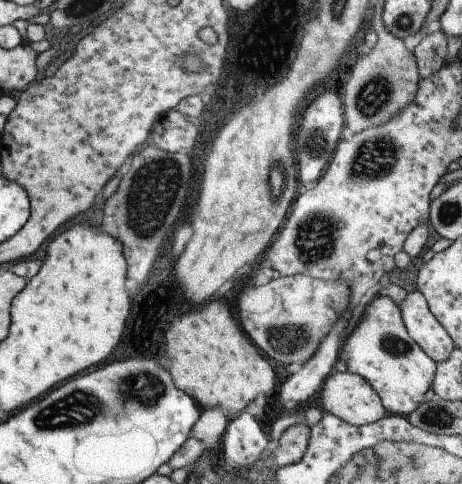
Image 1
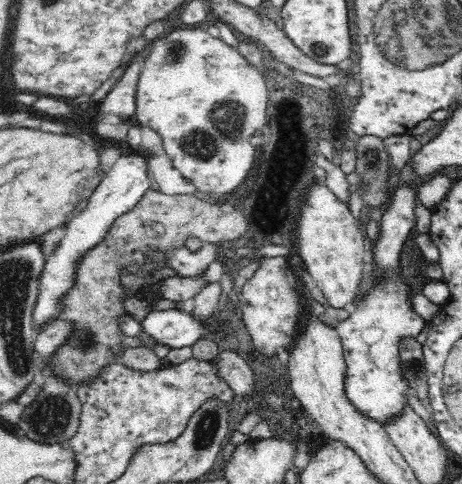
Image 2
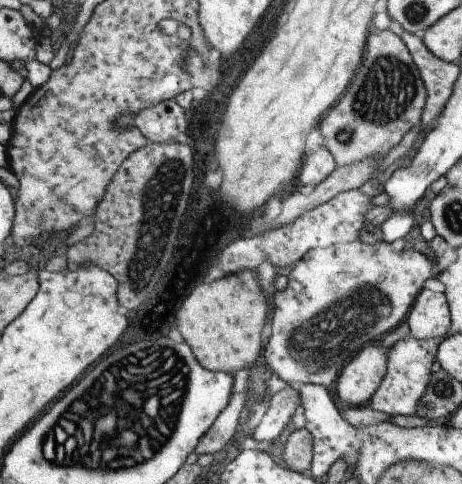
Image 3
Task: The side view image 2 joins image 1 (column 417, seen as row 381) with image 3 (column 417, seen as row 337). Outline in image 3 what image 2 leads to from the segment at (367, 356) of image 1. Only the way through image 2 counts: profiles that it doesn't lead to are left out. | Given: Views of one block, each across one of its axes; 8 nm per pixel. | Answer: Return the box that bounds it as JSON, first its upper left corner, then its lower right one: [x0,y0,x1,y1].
[367,338,441,418]

